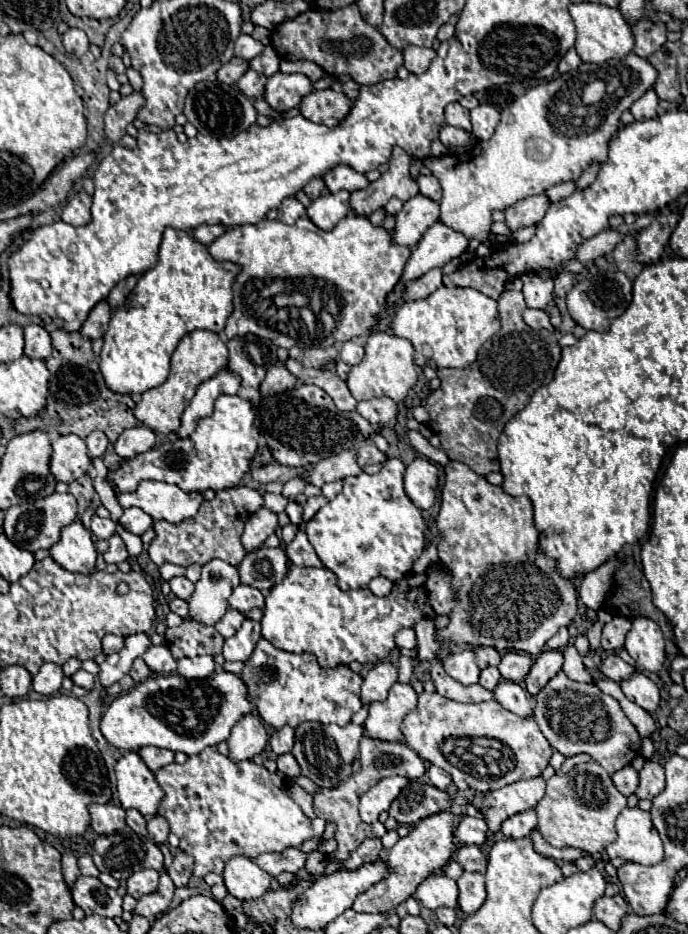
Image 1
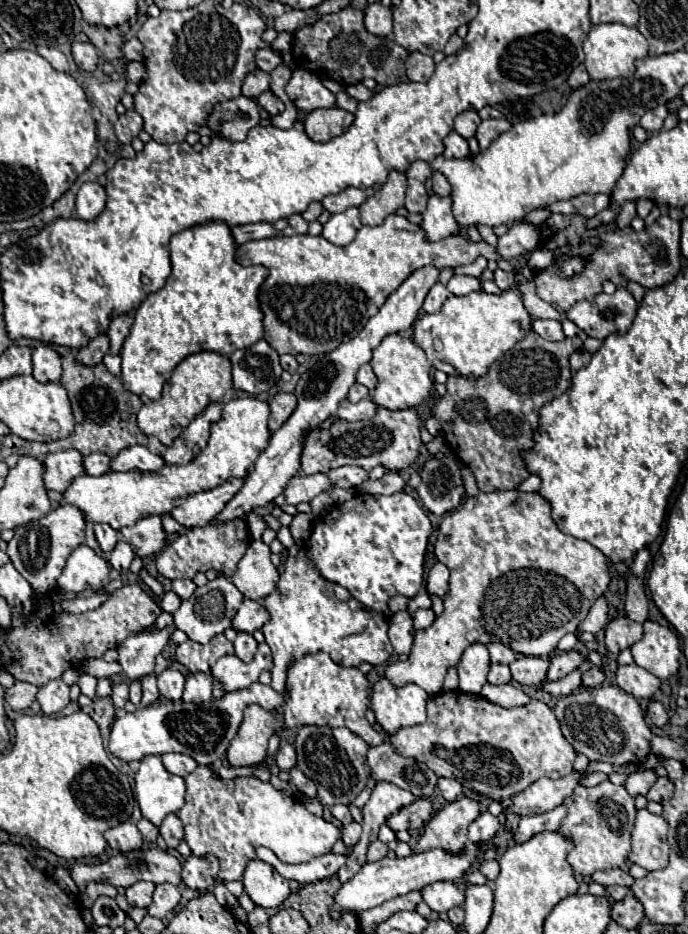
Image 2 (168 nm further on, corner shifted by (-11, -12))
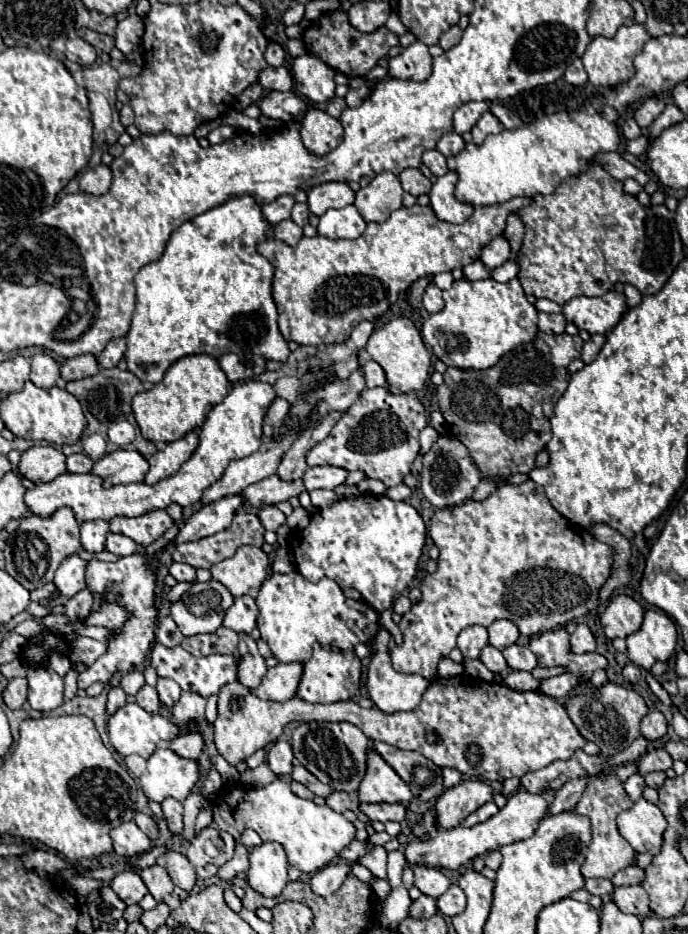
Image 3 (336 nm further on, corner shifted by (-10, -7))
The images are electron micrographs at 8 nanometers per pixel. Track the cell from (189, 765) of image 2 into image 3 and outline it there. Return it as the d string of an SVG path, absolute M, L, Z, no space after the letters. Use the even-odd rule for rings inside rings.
M188 733L188 735L180 735L176 739L170 741L170 749L190 761L196 761L204 749L204 739L198 733Z

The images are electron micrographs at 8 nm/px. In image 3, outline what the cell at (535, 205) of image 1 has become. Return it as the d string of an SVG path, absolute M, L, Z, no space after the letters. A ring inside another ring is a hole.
M500 235L500 237L494 237L482 251L480 255L480 261L490 269L494 271L496 267L500 267L504 261L510 259L510 253L512 253L512 247L510 247L510 241Z

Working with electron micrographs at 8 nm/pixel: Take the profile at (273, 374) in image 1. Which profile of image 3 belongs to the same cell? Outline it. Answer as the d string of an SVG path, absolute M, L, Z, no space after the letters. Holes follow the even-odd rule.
M276 397L272 401L272 405L270 405L270 409L268 409L266 417L264 417L264 435L270 437L270 435L274 435L280 429L282 421L284 421L284 417L288 413L288 409L290 409L290 403L286 399Z

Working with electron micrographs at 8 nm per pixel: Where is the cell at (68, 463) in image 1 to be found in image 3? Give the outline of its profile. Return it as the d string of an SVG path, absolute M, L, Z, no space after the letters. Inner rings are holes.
M38 445L38 447L30 447L28 451L24 451L18 469L26 479L30 479L36 485L50 483L60 473L68 473L66 455L50 445L46 445L46 447Z

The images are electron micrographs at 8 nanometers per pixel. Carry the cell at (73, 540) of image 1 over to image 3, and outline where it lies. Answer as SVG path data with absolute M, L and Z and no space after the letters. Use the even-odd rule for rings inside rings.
M78 555L66 557L60 563L60 569L56 571L54 577L54 585L64 597L72 597L86 587L86 567L88 563Z

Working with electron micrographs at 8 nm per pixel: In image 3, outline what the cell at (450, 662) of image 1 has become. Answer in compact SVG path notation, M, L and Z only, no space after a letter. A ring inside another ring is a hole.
M482 625L466 627L458 635L458 649L462 651L464 661L480 659L480 649L484 649L484 645L488 645L488 631Z

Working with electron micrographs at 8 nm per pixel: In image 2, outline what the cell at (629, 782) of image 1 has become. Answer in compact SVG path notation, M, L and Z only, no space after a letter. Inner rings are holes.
M643 770L643 772L633 772L629 774L625 788L631 796L639 796L639 794L647 794L647 790L653 786L653 782L657 780L657 772L655 770Z

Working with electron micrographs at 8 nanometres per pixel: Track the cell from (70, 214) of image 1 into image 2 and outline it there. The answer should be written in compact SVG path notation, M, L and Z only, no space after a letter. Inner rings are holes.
M85 182L77 192L75 218L93 220L105 208L105 188L99 182Z

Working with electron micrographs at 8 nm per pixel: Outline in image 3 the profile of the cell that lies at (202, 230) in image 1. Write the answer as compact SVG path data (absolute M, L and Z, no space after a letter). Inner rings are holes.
M284 195L284 197L278 197L270 205L262 205L262 215L270 225L278 225L280 221L290 219L292 205L294 205L294 197L292 195Z

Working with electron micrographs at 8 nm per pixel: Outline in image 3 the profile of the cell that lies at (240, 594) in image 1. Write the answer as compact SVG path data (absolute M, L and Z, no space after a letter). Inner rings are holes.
M244 595L244 597L236 597L234 605L226 611L224 627L236 633L250 633L256 627L256 619L258 619L256 601L250 595Z

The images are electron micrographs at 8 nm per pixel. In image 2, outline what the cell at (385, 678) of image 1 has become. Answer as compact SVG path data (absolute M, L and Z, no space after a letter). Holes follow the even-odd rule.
M507 490L507 492L491 492L491 494L485 494L481 492L479 496L475 498L465 498L465 502L445 514L441 526L439 526L439 532L437 532L437 542L435 542L435 556L441 564L445 564L451 572L449 576L449 588L445 592L445 598L443 598L443 612L439 616L435 616L435 622L425 628L425 630L415 630L415 642L413 642L413 648L407 656L407 660L399 660L399 662L393 662L387 666L385 670L385 676L395 684L395 686L405 686L405 684L417 684L421 686L427 694L439 694L441 688L443 688L443 678L447 674L447 668L449 666L455 666L463 654L463 650L467 646L471 646L473 642L503 642L505 646L509 646L511 650L519 652L519 654L525 654L525 656L549 656L555 648L557 648L557 642L567 634L567 632L575 632L575 628L579 626L579 622L587 616L589 608L593 606L593 602L607 590L609 582L611 582L611 572L609 572L609 562L605 558L605 554L591 546L589 542L585 540L579 540L579 538L573 538L569 534L563 534L557 524L553 522L551 518L551 506L549 502L539 494L539 492L519 492L519 490Z

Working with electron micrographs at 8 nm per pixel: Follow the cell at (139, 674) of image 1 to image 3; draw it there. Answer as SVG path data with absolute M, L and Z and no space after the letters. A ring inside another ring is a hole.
M144 685L140 689L140 693L136 695L136 703L142 709L150 711L150 713L158 713L160 711L160 699L158 699L158 693L156 693L156 689L152 685Z

